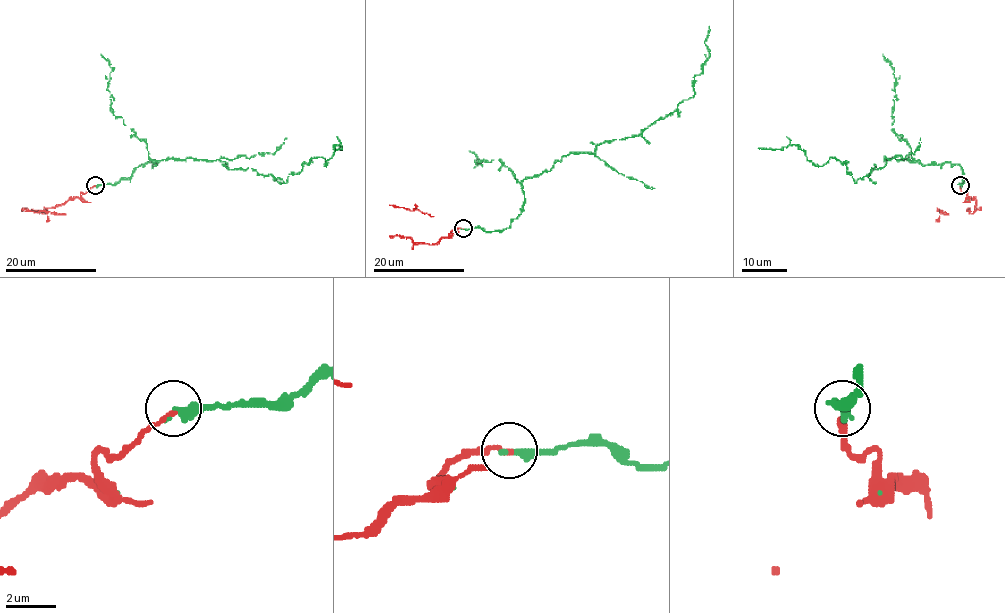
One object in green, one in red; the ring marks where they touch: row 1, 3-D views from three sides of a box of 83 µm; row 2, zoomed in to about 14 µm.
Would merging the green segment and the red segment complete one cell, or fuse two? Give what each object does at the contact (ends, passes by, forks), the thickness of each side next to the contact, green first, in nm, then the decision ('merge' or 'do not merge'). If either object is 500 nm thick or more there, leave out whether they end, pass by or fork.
green ends there; red ends there; 400 nm thick on the green side, 240 nm on the other; merge

